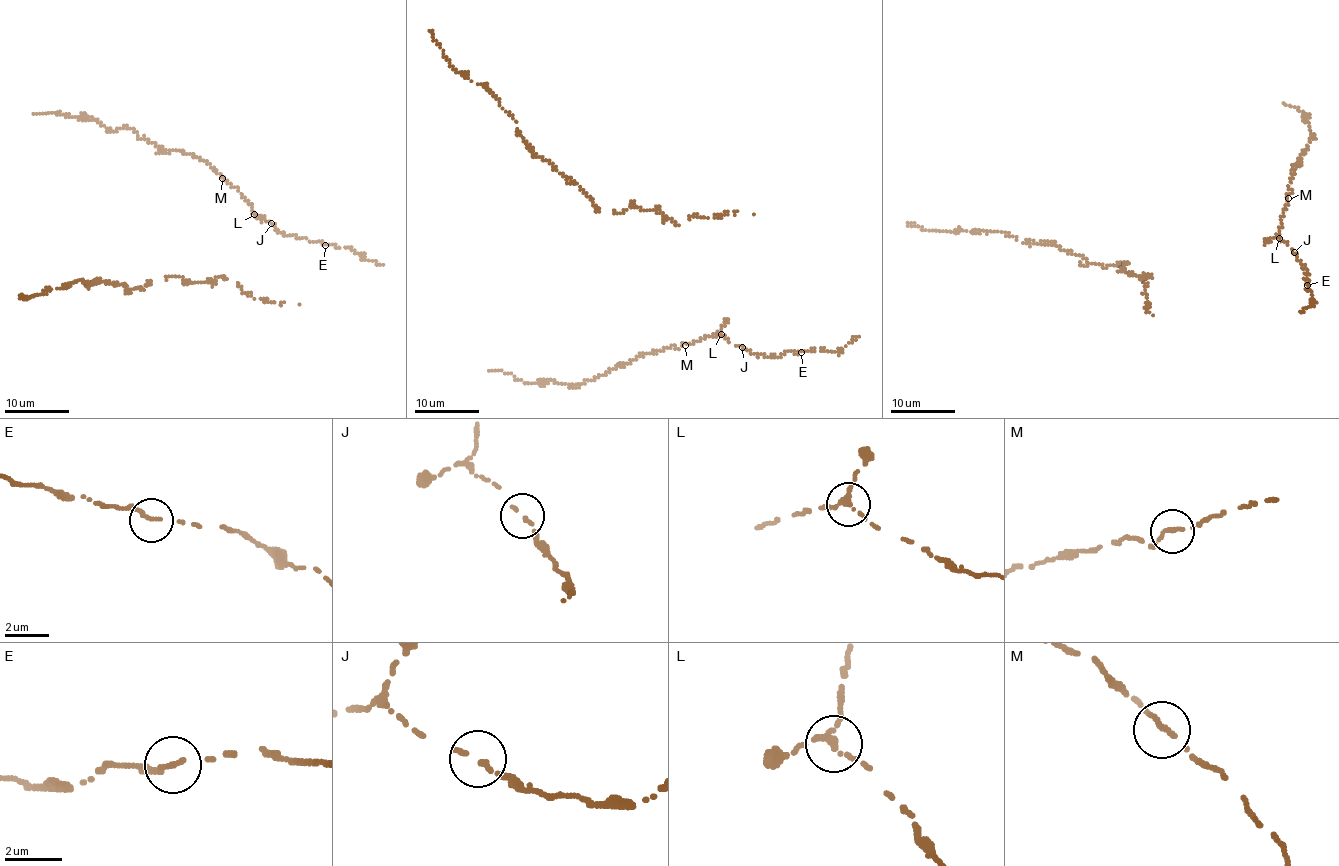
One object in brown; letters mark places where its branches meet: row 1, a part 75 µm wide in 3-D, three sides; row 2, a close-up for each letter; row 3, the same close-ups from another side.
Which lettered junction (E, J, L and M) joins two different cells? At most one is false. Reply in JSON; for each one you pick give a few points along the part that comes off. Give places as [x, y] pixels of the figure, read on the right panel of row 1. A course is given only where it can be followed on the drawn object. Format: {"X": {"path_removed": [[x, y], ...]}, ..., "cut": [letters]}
{"cut": []}

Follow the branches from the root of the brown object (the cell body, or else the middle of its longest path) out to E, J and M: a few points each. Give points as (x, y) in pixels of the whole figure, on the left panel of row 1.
E: (261, 220), (254, 214), (286, 235), (325, 245)
J: (261, 220), (254, 214), (271, 223)
M: (261, 220), (242, 195), (223, 178)

